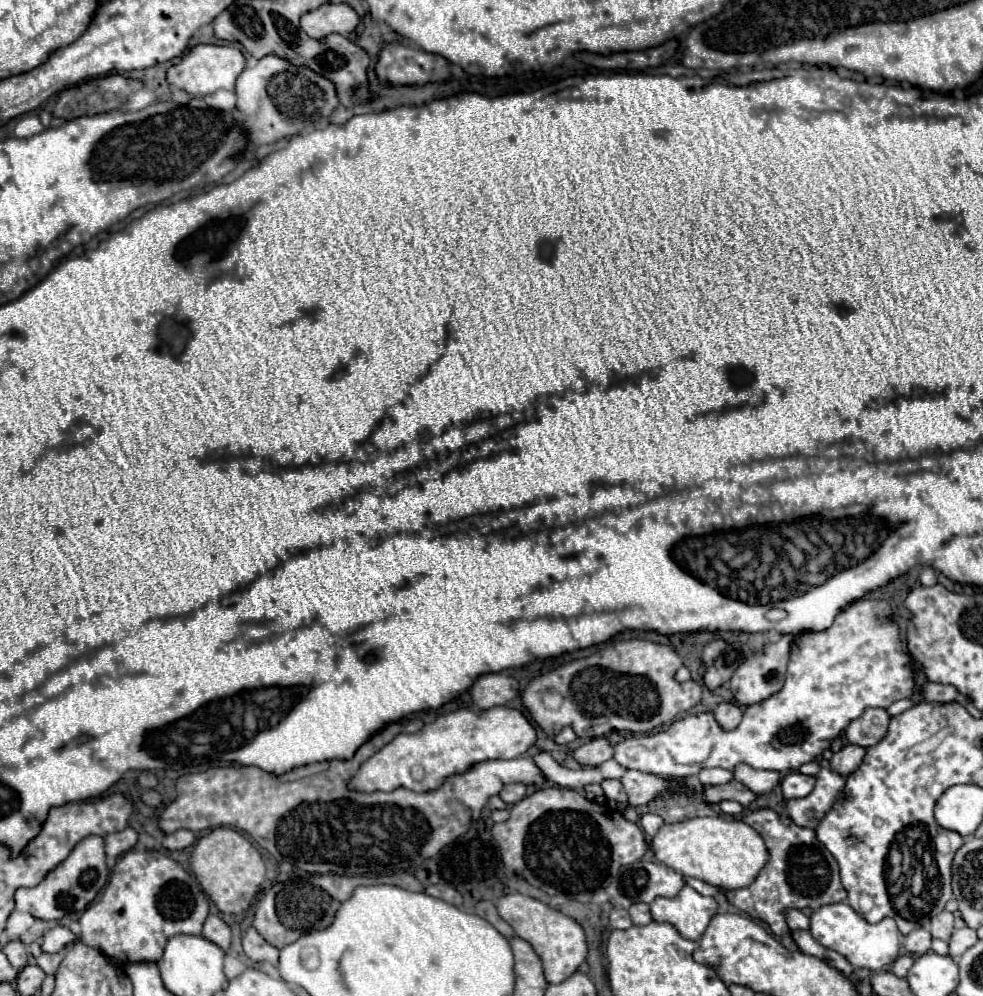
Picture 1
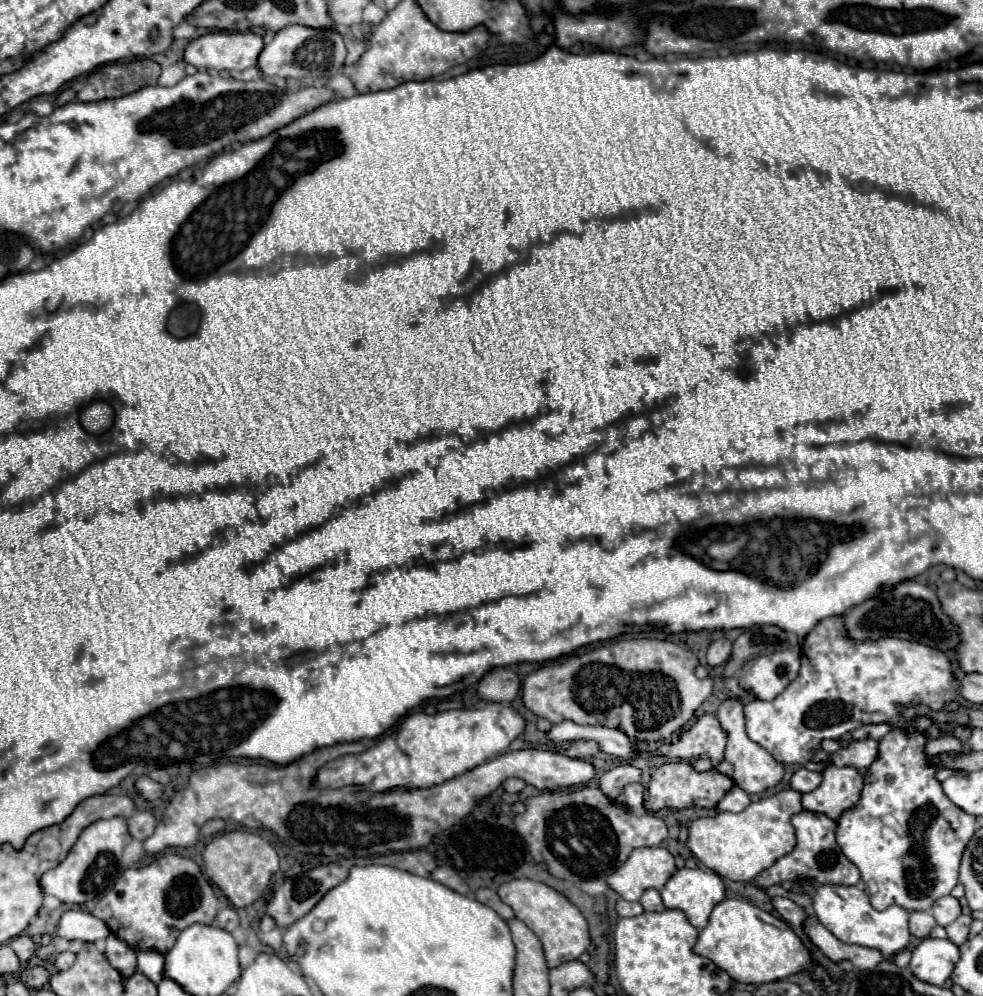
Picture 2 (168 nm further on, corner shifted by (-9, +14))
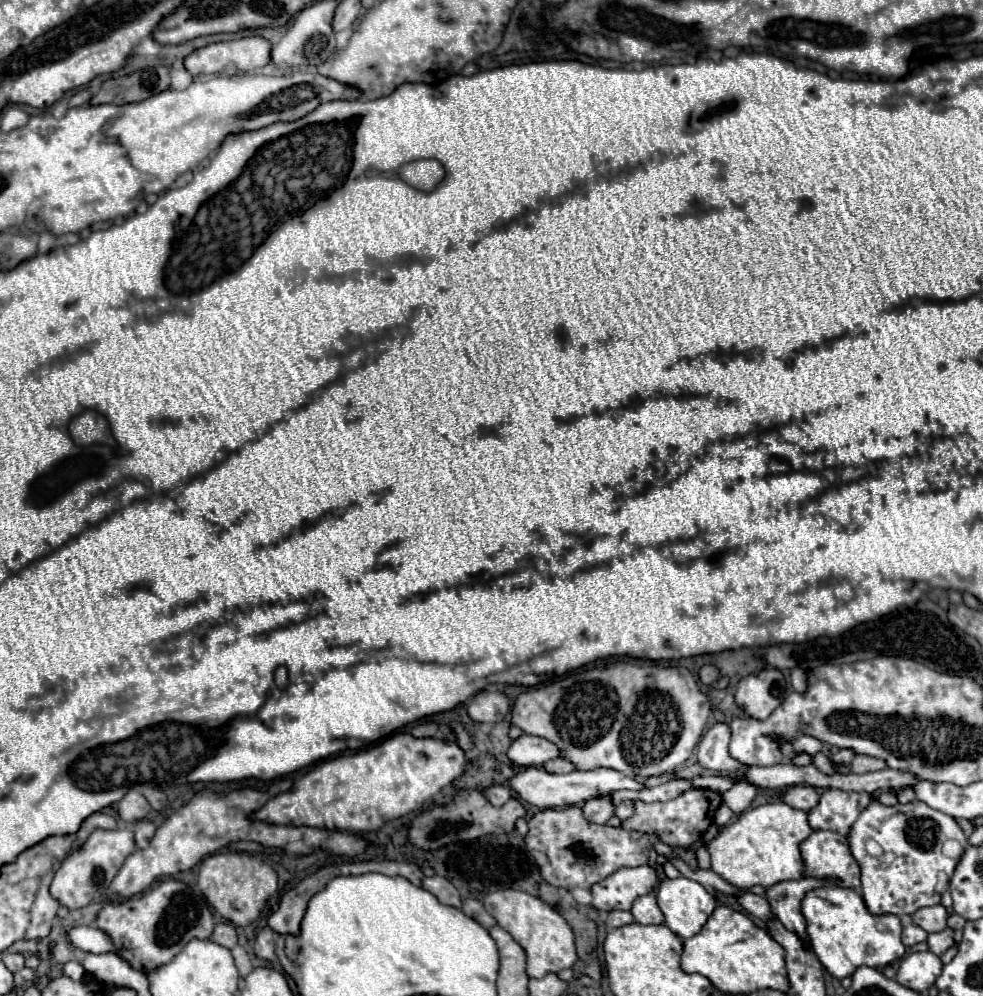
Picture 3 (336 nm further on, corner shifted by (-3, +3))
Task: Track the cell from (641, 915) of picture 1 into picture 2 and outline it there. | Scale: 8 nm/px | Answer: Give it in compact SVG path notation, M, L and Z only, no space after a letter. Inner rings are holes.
M646 890L640 898L640 904L648 912L662 912L664 910L664 904L662 904L662 898L660 898L658 890Z

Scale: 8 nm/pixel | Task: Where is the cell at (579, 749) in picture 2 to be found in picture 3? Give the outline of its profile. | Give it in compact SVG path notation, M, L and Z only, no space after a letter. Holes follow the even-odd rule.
M552 759L552 761L546 761L544 765L542 765L542 769L544 771L548 771L548 773L570 773L570 771L574 771L576 767L572 765L572 763L568 763L566 759Z

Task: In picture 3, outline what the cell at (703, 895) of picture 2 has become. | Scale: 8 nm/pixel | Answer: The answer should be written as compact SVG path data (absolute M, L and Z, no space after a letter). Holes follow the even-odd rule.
M686 877L664 879L658 889L658 907L662 909L670 931L678 937L694 937L716 909L716 899L696 881Z

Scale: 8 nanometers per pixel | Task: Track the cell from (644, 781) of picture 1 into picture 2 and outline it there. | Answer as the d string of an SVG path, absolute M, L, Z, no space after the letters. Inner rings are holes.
M622 762L618 766L614 766L612 770L604 772L598 780L598 786L600 790L610 798L610 800L616 800L618 794L622 792L622 788L630 782L638 782L642 776L642 770L636 768L634 764L628 764L628 762Z

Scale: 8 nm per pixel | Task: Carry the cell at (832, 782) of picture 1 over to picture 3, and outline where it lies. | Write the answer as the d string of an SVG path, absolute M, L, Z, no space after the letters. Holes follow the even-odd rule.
M826 789L820 803L808 813L812 829L830 829L840 835L848 835L858 815L870 805L870 793Z

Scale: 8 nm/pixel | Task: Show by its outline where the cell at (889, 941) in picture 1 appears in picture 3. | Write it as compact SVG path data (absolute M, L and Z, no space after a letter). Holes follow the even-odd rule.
M822 887L804 895L802 915L812 951L822 967L836 979L850 977L860 965L882 969L904 957L906 947L900 941L902 925L898 915L872 915L862 895L846 887Z

